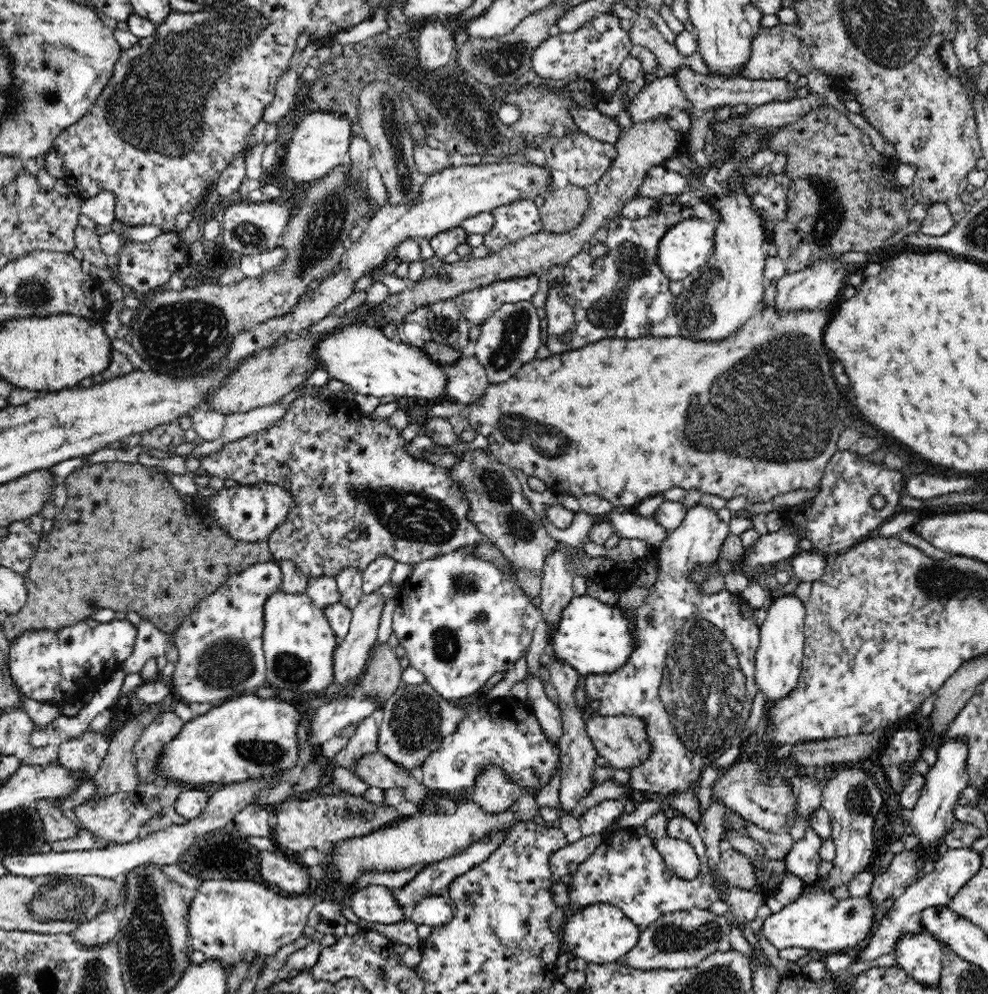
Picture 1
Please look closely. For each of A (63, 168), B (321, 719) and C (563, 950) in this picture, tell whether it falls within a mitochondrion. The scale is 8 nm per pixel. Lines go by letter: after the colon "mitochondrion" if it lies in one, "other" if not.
A: other
B: other
C: other

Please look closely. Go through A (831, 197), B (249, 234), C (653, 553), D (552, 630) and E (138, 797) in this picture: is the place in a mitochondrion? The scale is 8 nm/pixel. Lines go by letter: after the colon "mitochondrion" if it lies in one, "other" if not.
A: mitochondrion
B: mitochondrion
C: other
D: other
E: other

